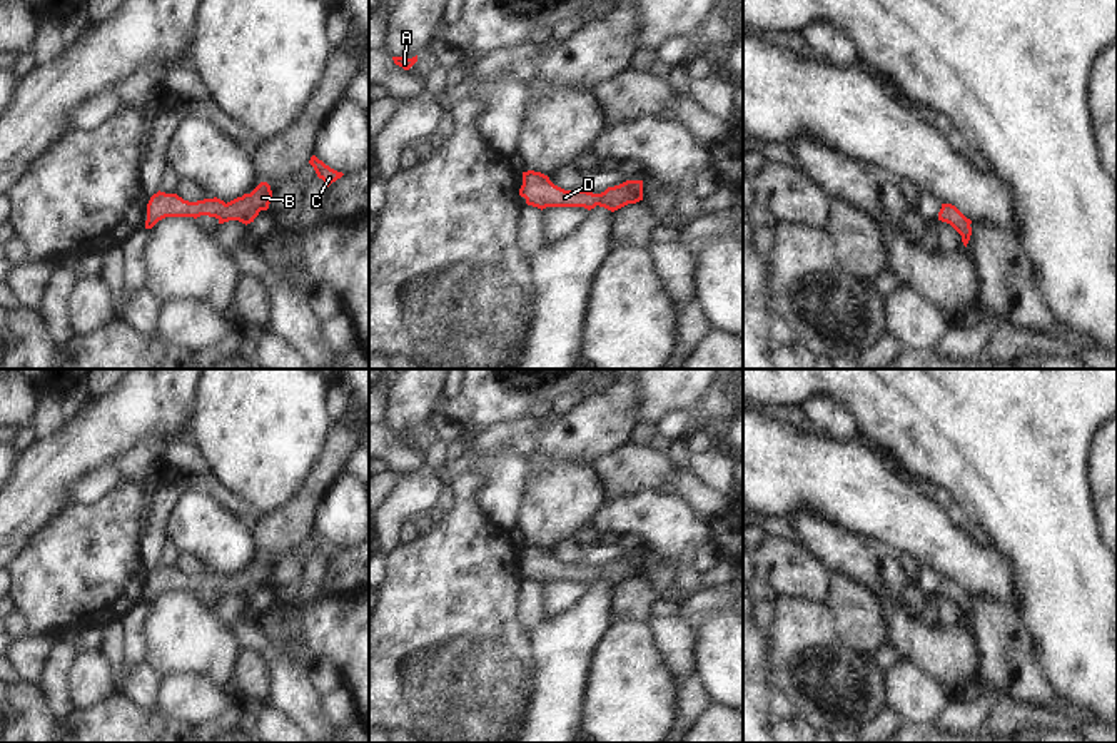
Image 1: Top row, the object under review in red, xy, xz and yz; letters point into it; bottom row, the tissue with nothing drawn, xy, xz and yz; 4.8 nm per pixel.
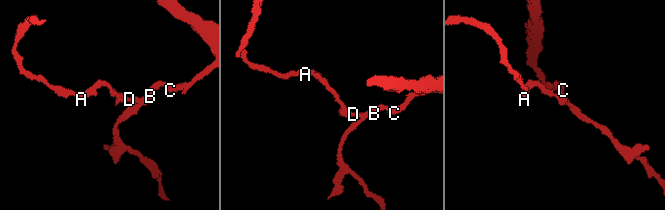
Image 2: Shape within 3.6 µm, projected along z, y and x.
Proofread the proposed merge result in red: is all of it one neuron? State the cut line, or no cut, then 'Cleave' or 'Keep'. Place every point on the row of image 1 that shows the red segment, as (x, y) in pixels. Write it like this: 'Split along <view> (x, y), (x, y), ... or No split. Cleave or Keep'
No split. Keep.

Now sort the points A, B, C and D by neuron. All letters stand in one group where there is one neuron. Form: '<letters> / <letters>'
A B C D

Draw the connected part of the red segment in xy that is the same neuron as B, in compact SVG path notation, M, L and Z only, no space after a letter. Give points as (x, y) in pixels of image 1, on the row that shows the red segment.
M260 182L250 194L244 194L230 202L224 202L217 197L189 202L177 194L157 192L147 204L145 229L152 229L159 220L165 217L215 217L219 224L229 220L239 220L250 224L260 210L267 210L272 200L272 190L267 182Z

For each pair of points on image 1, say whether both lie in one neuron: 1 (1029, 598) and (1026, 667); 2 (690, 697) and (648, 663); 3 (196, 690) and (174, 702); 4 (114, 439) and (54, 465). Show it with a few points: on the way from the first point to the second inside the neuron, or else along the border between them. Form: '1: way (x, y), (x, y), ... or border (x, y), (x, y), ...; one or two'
1: border (1014, 610), (1036, 646), (1041, 667); two
2: border (677, 678), (677, 722), (673, 725); two
3: way (191, 695), (179, 697); one
4: way (99, 439), (85, 441), (69, 454); one

